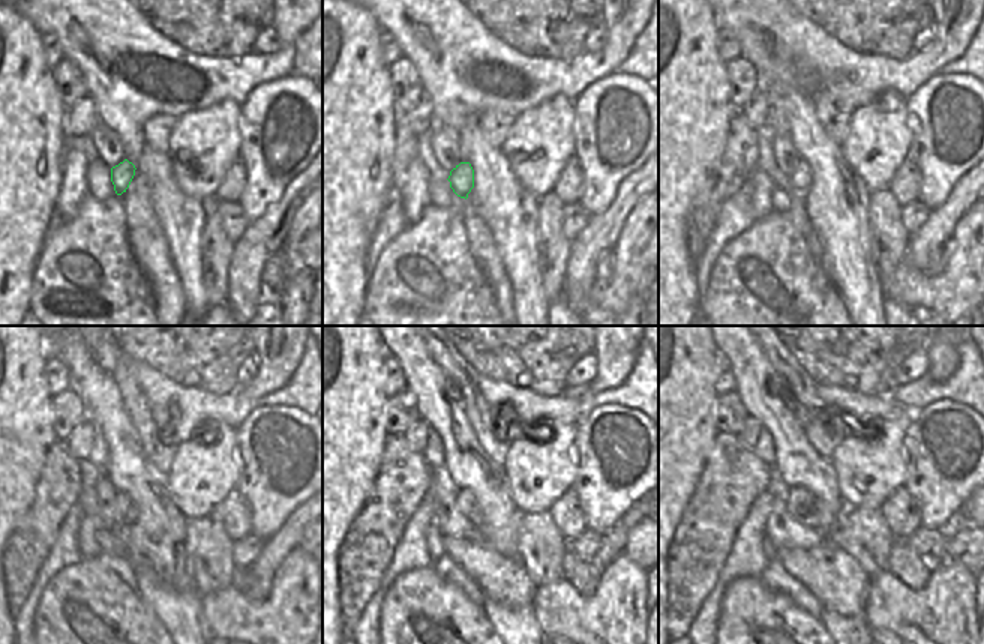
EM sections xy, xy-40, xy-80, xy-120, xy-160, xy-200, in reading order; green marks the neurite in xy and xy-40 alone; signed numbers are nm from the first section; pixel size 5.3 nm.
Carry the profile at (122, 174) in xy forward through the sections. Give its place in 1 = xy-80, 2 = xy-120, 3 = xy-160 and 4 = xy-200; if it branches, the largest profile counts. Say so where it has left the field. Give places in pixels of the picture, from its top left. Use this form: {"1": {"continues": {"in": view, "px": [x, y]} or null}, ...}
{"1": {"continues": {"in": "xy-80", "px": [800, 180]}}, "2": {"continues": {"in": "xy-120", "px": [126, 508]}}, "3": {"continues": {"in": "xy-160", "px": [467, 505]}}, "4": {"continues": {"in": "xy-200", "px": [803, 506]}}}

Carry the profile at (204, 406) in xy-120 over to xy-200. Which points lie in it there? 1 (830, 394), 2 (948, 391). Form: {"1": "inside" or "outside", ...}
{"1": "inside", "2": "outside"}

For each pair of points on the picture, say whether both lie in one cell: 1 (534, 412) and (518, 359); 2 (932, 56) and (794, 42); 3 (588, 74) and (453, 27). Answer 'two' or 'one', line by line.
1: two
2: one
3: one

